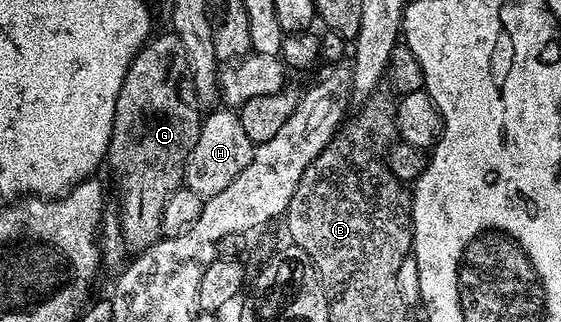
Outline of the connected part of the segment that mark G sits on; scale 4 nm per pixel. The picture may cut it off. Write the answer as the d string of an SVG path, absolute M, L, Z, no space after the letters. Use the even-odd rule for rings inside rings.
M175 33L167 34L157 34L133 57L122 81L122 89L118 93L112 136L106 156L106 167L112 170L116 195L120 198L120 239L132 253L145 251L161 238L160 218L164 206L168 198L184 183L184 165L198 141L202 122L202 111L199 111L201 108L198 106L194 81L188 72L188 54Z

